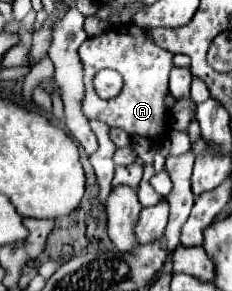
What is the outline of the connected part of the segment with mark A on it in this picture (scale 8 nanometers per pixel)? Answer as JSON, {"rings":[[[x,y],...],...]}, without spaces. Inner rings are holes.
{"rings":[[[128,24],[114,26],[108,32],[88,38],[80,48],[78,56],[84,66],[84,100],[82,112],[90,120],[104,120],[108,126],[124,128],[130,136],[140,134],[154,142],[160,142],[168,132],[168,118],[164,108],[164,96],[168,92],[168,74],[172,70],[172,54],[154,46],[146,28]],[[112,68],[124,78],[124,86],[116,98],[102,100],[92,88],[94,72]]]}

